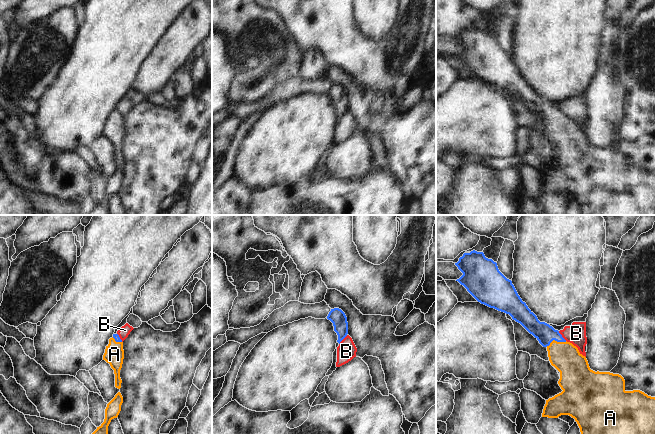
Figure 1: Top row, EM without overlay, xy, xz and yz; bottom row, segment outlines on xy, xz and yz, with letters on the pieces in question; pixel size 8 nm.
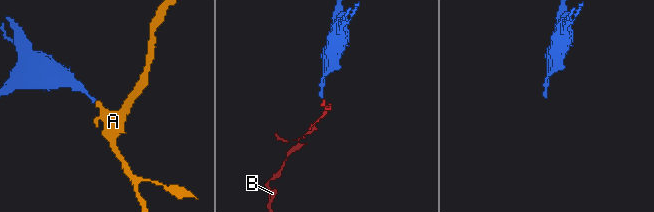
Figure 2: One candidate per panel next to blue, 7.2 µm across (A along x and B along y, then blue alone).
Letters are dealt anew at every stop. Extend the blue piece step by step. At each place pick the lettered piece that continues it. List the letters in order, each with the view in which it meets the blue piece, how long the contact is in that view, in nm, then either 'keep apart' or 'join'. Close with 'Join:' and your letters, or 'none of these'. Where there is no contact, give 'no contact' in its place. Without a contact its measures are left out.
A: contact in yz; length 170 nm; join
B: contact in yz; length 100 nm; keep apart
Join: A

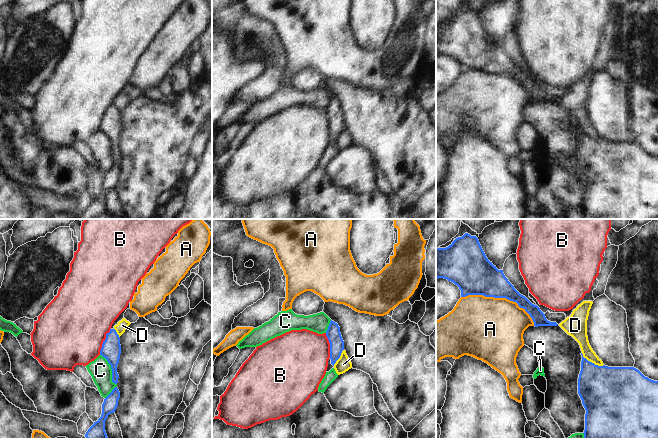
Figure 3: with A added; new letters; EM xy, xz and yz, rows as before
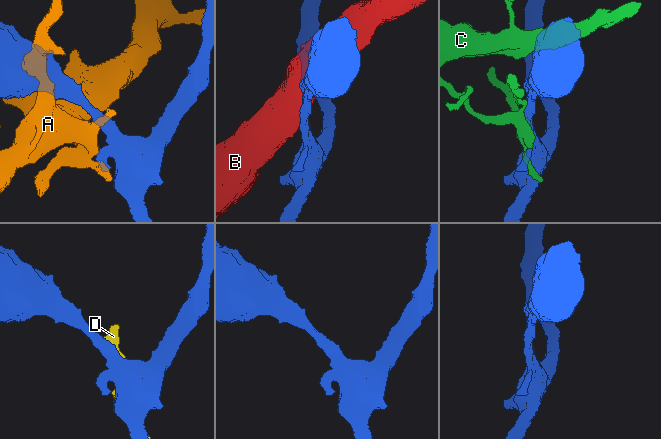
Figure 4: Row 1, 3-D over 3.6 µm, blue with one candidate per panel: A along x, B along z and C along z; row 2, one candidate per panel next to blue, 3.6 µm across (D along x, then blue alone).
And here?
A: contact in yz; length 650 nm; keep apart
B: contact in xy; length 240 nm; keep apart
C: contact in xy; length 280 nm; keep apart
D: contact in yz; length 200 nm; keep apart
Join: none of these

